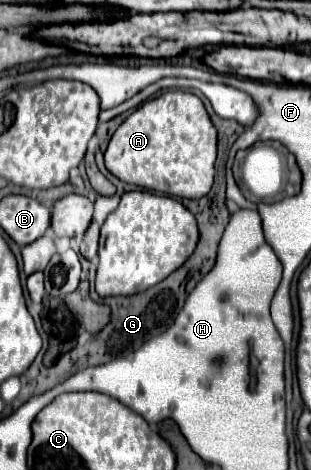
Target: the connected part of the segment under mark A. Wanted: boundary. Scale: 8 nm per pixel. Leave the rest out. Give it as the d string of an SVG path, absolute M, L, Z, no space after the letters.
M166 91L142 103L112 135L104 153L106 169L124 183L172 197L200 199L214 181L216 129L202 101L188 91Z

